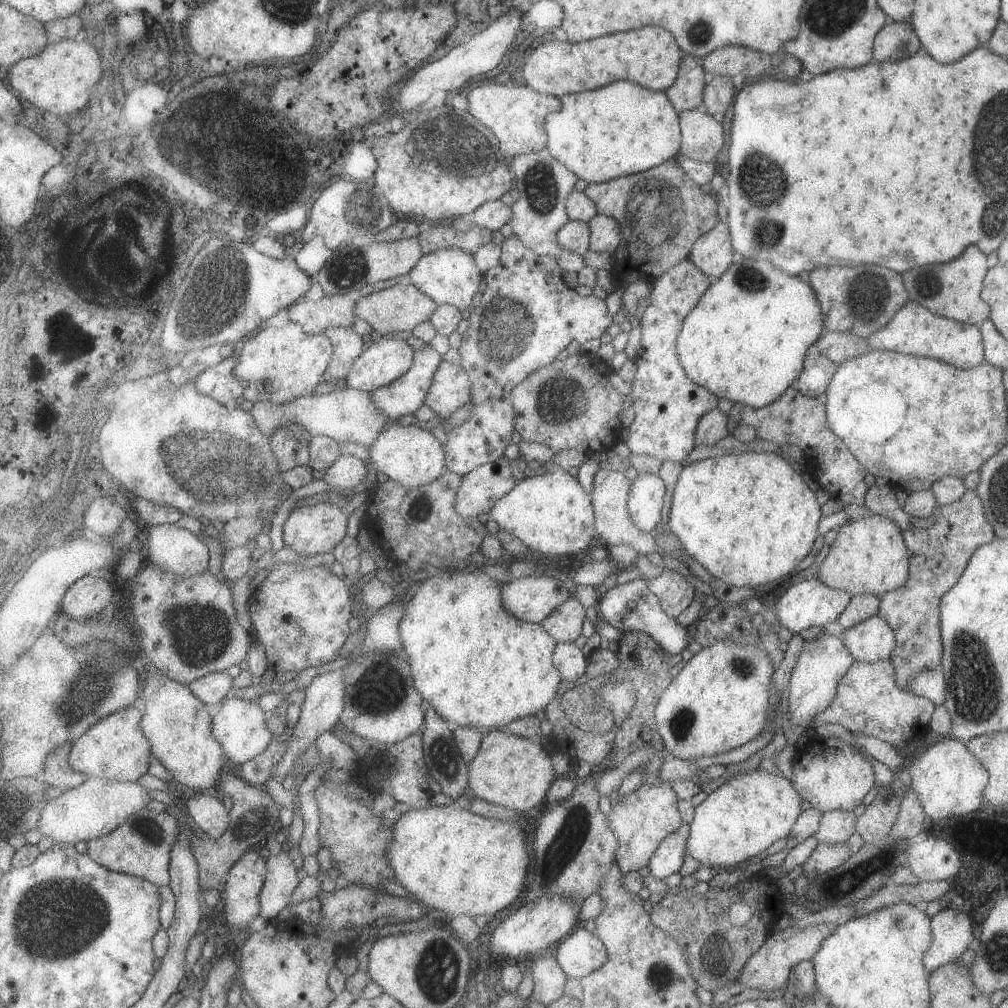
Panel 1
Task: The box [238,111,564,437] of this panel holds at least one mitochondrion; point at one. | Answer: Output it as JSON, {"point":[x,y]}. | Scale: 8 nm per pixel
{"point":[509,315]}

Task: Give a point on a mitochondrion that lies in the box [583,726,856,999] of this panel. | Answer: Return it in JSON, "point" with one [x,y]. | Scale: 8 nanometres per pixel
{"point":[660,975]}

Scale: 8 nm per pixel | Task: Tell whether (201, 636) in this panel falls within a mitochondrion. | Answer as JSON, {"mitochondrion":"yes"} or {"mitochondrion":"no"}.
{"mitochondrion":"yes"}

